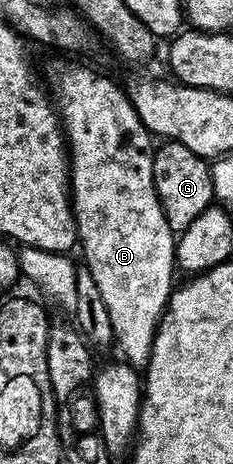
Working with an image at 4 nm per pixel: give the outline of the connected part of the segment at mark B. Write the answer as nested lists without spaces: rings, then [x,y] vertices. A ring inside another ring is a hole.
[[[56,58],[48,66],[48,82],[52,85],[50,97],[59,113],[66,139],[72,214],[76,217],[79,249],[84,249],[83,261],[90,276],[98,283],[106,312],[110,312],[115,349],[124,353],[121,355],[128,365],[147,367],[156,327],[160,325],[160,317],[164,315],[174,289],[172,270],[177,269],[176,238],[170,224],[166,224],[152,179],[153,135],[140,123],[125,87],[111,82],[106,75],[95,74],[88,66]]]

